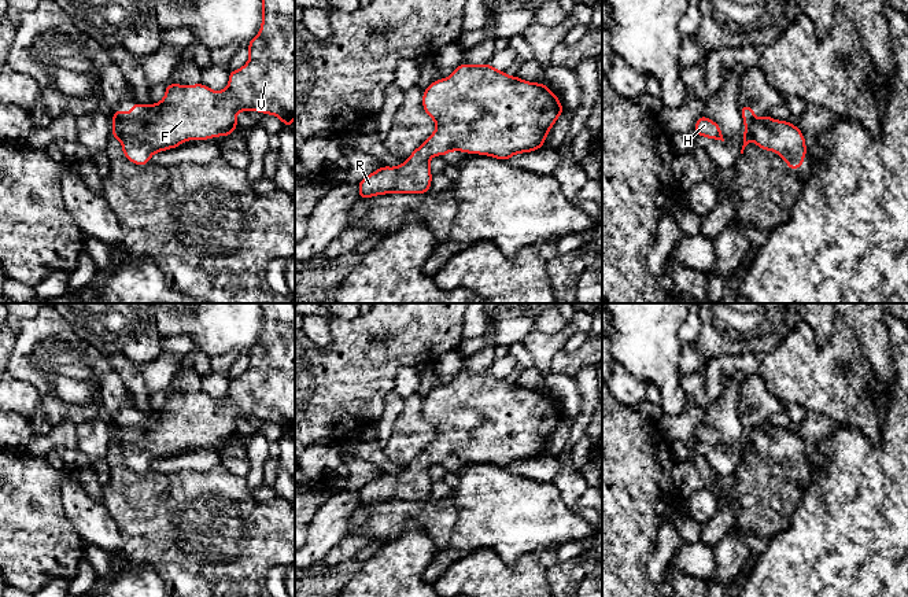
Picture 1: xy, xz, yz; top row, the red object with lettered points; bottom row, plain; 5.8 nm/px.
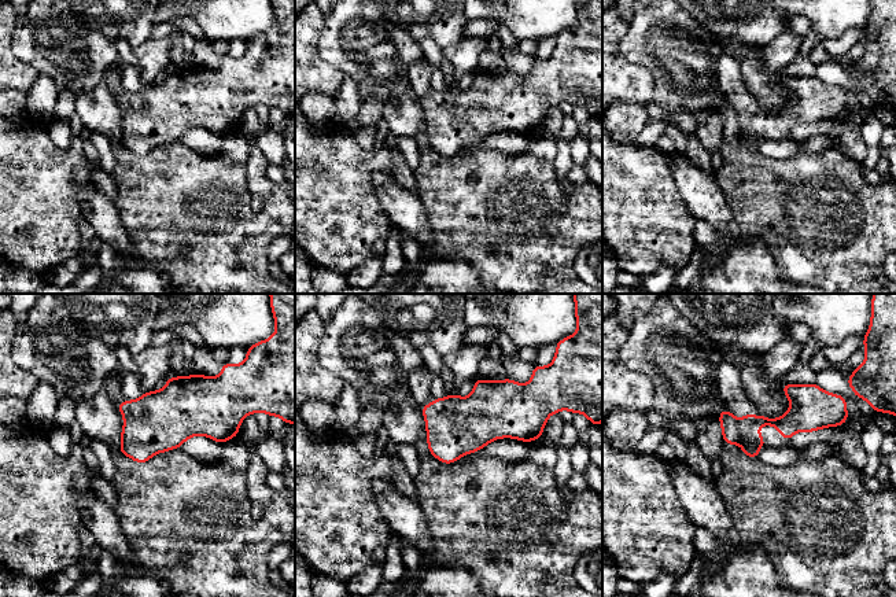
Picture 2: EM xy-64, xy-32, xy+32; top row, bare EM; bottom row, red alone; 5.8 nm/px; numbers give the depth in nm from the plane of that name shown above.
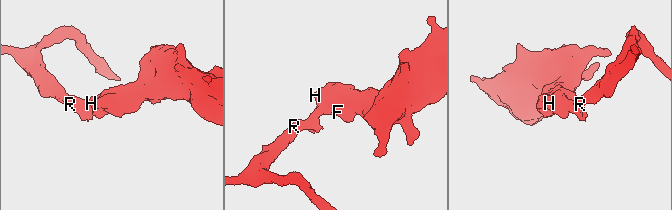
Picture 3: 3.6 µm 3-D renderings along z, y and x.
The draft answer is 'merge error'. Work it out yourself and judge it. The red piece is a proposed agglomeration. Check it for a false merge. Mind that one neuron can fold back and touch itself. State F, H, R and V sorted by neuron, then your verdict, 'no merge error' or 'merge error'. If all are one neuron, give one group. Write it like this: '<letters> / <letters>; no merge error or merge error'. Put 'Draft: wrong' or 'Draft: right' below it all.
F H V / R; merge error
Draft: right

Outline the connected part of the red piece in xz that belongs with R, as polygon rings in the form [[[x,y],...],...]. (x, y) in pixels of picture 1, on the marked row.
[[[422,144],[398,167],[383,166],[358,183],[359,199],[383,194],[427,194],[432,173],[432,151]]]

